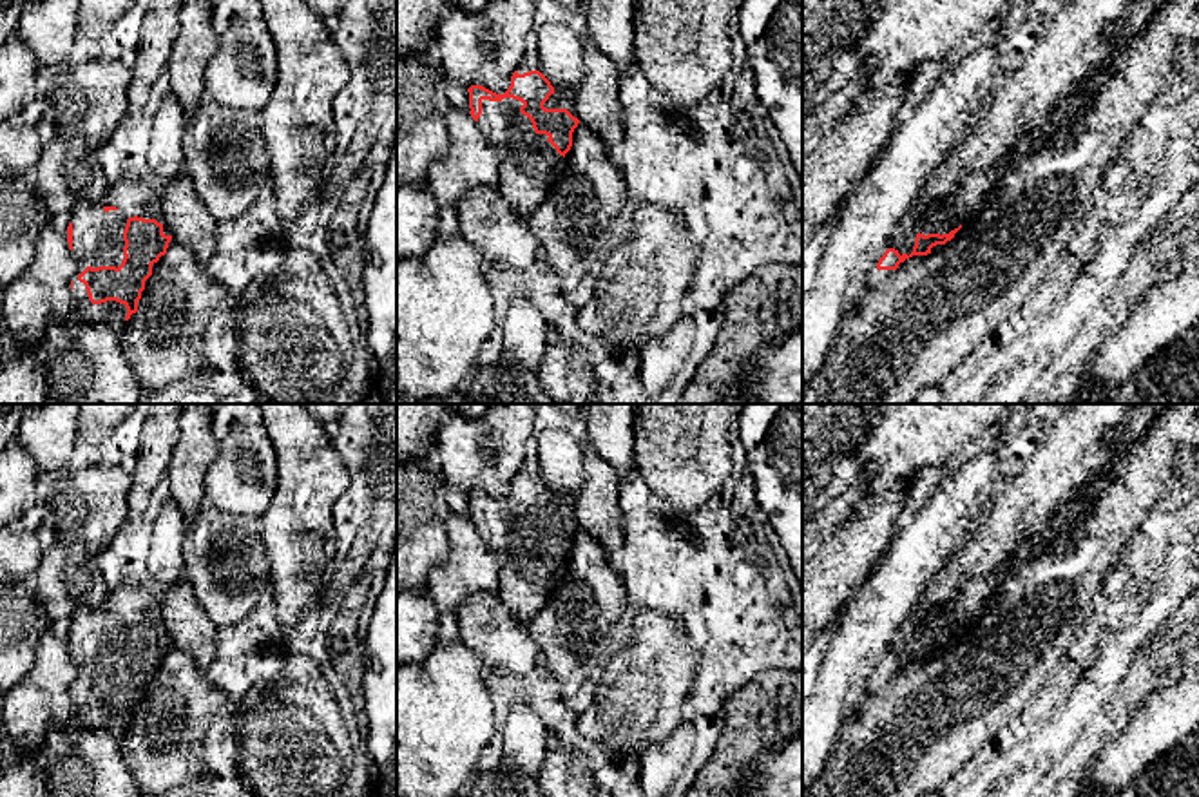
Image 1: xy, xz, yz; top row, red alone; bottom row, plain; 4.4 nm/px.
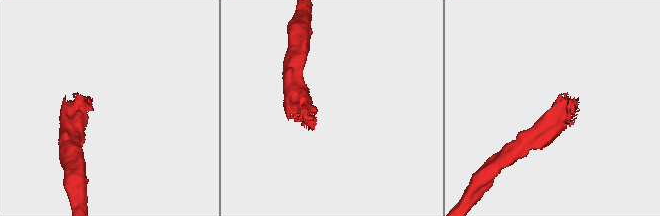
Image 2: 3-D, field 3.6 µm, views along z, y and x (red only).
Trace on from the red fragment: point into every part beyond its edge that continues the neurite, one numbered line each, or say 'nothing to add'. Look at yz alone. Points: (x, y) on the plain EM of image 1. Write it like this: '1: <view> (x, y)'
1: yz (977, 595)

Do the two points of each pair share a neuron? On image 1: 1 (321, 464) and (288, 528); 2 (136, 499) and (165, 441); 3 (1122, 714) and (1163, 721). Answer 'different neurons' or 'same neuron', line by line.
1: same neuron
2: same neuron
3: different neurons

